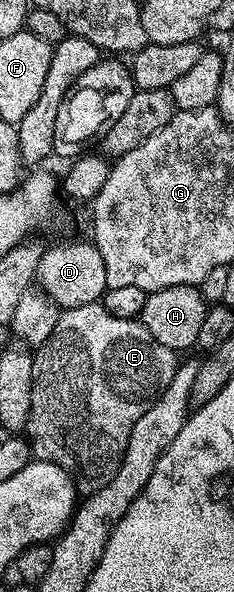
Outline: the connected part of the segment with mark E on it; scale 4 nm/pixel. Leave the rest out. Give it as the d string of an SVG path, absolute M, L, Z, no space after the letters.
M92 302L64 311L51 336L36 347L33 360L27 425L32 457L63 467L73 462L78 491L85 496L93 494L119 472L131 428L135 428L135 420L147 412L161 390L171 384L171 376L175 376L179 365L178 351L159 344L137 318L111 316L104 304Z

